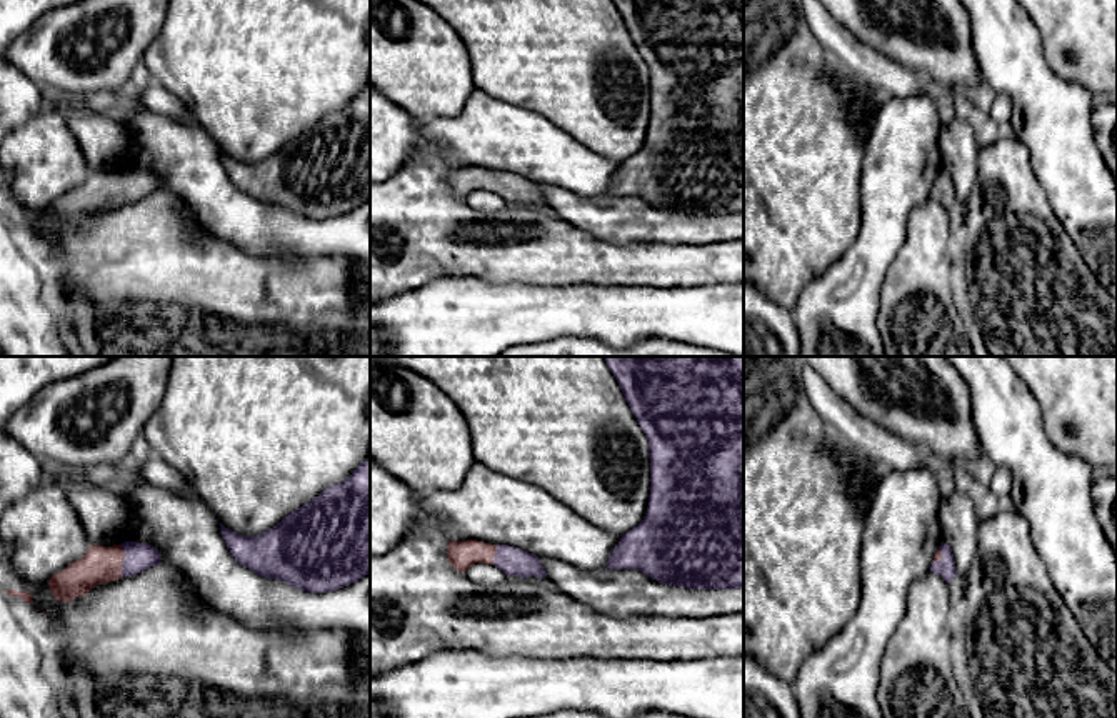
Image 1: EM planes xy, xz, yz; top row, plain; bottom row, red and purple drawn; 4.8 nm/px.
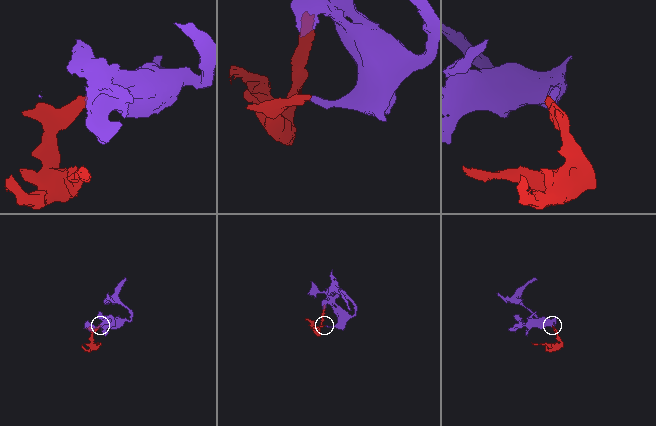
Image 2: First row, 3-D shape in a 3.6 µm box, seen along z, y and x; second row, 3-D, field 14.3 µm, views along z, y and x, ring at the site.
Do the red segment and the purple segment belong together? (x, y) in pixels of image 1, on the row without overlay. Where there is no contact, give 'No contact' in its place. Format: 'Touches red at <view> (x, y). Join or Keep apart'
Touches red at xy (122, 187). Join

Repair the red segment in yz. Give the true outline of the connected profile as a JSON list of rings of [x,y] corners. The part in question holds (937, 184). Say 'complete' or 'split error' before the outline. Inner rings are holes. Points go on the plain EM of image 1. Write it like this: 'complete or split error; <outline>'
split error; [[[942,168],[935,178],[930,198],[940,202],[947,210],[957,203],[954,180],[947,170]]]

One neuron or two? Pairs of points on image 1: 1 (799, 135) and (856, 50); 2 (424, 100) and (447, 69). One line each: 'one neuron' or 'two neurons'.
1: two neurons
2: one neuron

